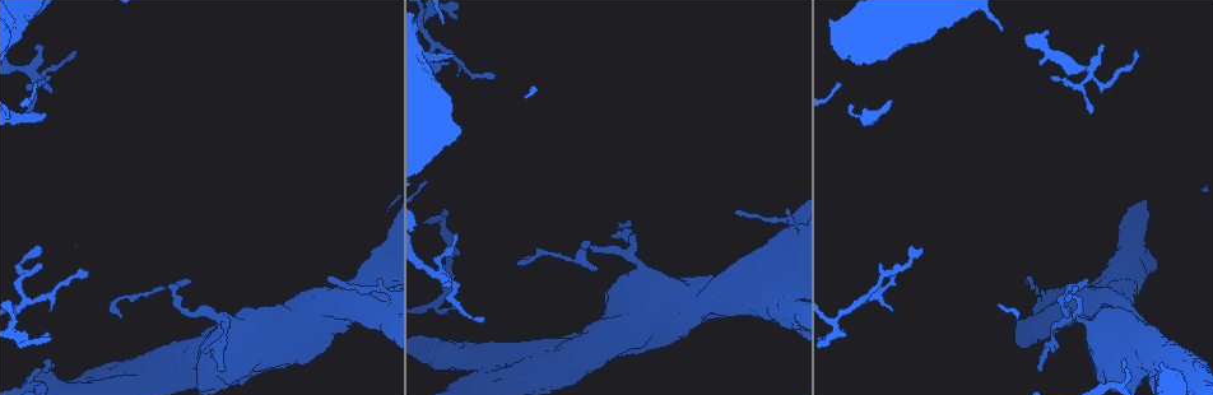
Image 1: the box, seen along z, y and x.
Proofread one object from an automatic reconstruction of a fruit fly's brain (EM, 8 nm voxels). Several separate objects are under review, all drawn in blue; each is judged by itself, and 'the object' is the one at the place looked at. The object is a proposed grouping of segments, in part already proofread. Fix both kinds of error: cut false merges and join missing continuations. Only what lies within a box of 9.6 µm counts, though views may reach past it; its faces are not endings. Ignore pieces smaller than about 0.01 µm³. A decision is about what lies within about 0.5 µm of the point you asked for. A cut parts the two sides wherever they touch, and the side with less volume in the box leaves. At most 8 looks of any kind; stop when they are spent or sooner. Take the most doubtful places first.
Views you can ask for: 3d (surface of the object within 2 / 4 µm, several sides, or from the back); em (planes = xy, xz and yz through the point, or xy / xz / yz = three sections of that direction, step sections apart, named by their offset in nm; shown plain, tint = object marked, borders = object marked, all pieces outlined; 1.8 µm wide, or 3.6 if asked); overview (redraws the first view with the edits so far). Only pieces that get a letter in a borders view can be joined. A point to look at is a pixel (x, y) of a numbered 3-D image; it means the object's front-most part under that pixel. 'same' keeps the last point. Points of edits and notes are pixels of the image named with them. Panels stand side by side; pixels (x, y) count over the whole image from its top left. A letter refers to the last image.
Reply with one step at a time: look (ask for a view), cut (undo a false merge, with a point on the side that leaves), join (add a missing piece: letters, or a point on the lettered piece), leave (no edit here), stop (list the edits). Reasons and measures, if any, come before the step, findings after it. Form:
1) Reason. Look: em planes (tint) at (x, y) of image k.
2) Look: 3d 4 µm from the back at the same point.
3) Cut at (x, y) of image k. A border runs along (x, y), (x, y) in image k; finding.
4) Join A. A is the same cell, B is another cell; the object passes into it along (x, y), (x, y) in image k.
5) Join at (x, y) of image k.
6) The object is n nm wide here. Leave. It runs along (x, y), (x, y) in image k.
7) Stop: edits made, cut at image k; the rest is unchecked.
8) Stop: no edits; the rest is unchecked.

An open end. Look: em xz step 8 (tint) at (42, 114) of image 1.

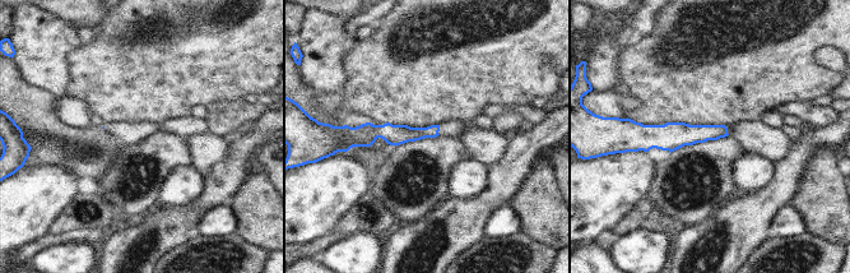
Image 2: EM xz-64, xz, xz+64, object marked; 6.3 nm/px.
Another direction. Look: em planes (borders) at the same point.

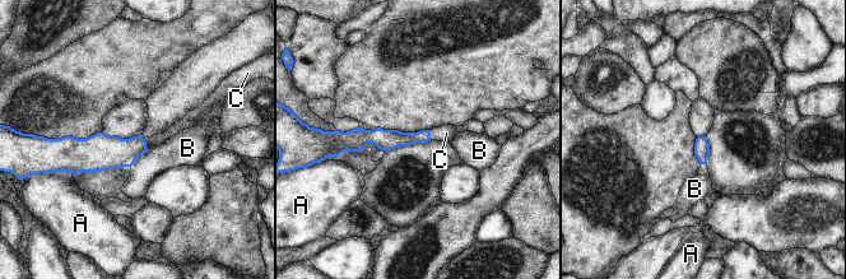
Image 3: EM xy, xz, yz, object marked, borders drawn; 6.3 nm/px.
The longest contact is with B, 170 nm. Join C. C is the same cell, A and B are other cells; the neuron continues.

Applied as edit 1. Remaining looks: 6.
Look: overview.

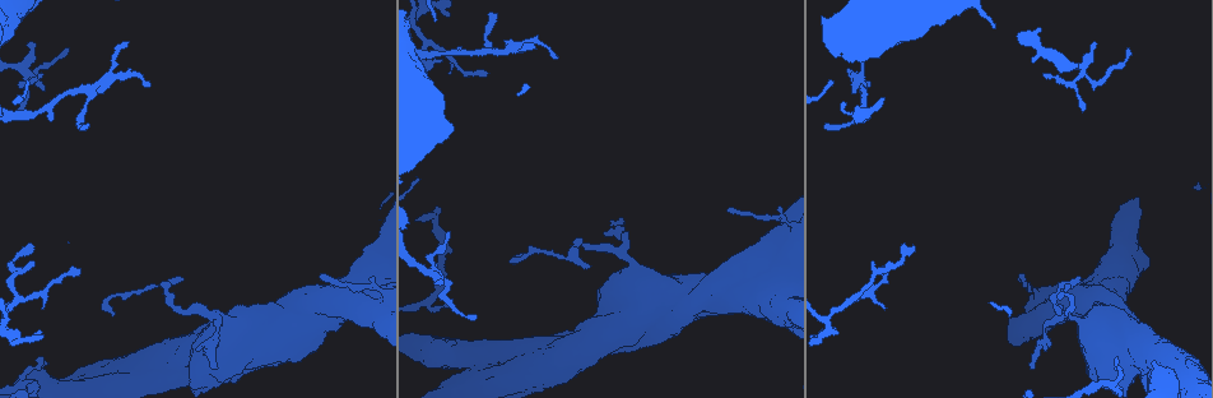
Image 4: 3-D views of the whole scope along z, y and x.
Branch stops here. Look: em yz step 4 (tint) at (438, 283) of image 4.

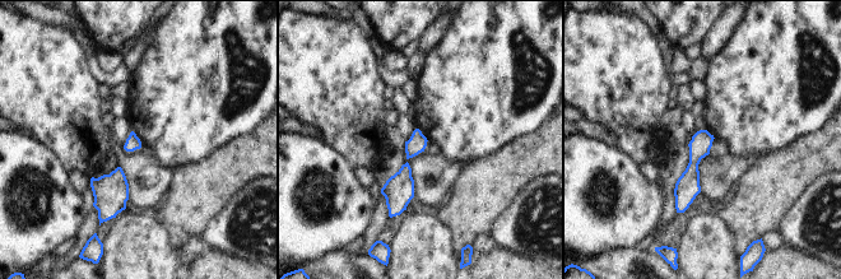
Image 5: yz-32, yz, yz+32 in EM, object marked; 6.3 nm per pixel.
Look: em planes (borders) at the same point.

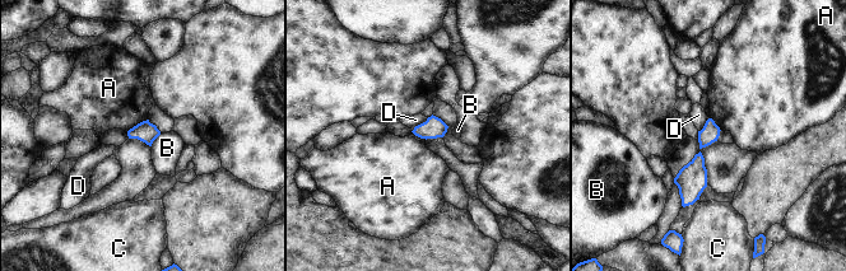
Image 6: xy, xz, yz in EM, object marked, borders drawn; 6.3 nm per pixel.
Leave. A, B, C and D are other cells; a border runs along (147, 118), (134, 125), (126, 132) in image 6; no lettered piece goes on from it.

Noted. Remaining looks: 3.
Branch stops here. Look: em xy step 8 (borders) at (149, 85) of image 4.

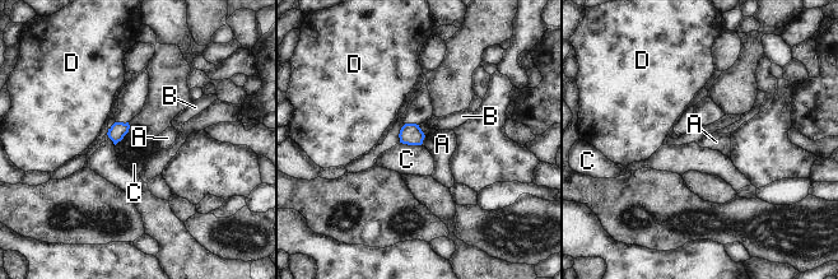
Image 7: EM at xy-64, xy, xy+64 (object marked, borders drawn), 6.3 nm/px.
Look: em xz step 16 (borders) at the same point.

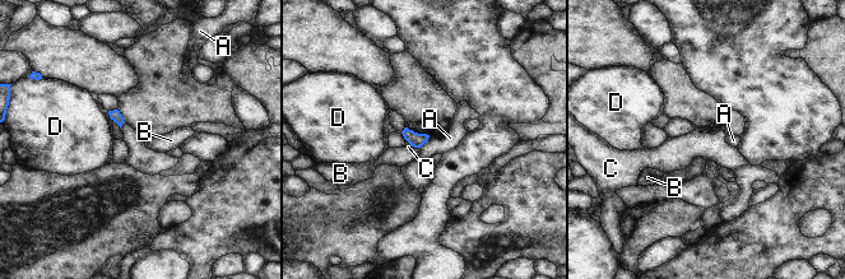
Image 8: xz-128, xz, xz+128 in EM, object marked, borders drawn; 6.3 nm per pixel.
The object is 90 nm wide here. Leave. A, B, C and D are other cells; a border runs along (430, 135), (418, 148) in image 8; none of them fits.

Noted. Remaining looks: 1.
Stop: edits made, join at image 3; the rest is unchecked.

